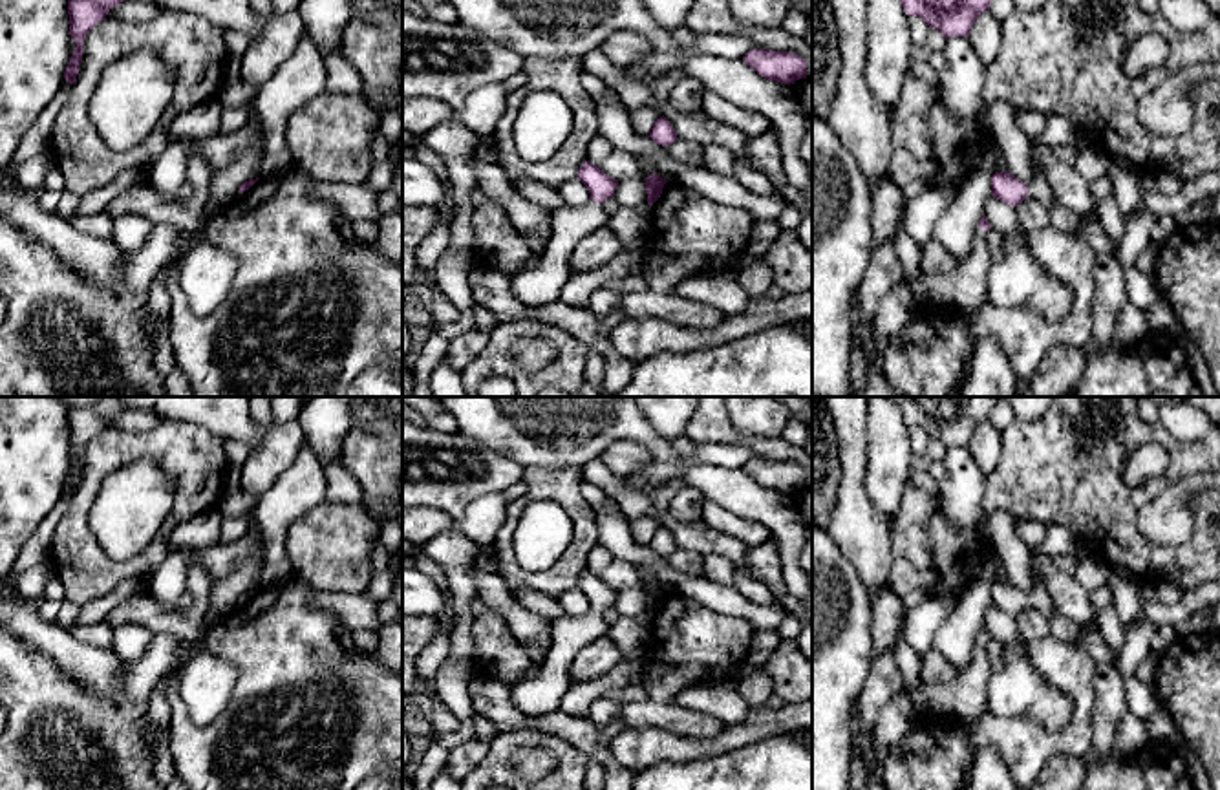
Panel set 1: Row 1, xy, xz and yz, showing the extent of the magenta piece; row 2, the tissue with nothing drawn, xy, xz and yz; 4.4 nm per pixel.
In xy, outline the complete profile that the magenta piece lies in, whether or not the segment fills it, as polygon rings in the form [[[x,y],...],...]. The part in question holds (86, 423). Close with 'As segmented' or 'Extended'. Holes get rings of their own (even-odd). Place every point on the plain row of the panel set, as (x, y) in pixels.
[[[104,397],[97,404],[91,404],[82,410],[68,411],[70,444],[75,448],[75,454],[77,454],[77,457],[66,475],[66,481],[64,481],[64,488],[70,494],[75,494],[77,485],[80,481],[86,444],[99,432],[106,430],[106,424],[112,417],[117,417],[121,411],[126,411],[126,410],[128,408],[115,397]]]. As segmented

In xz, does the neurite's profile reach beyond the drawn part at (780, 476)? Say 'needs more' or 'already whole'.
already whole

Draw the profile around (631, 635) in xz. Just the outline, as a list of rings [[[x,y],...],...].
[[[642,614],[638,618],[618,616],[618,620],[607,627],[605,636],[615,642],[626,660],[638,658],[649,647],[649,614]]]

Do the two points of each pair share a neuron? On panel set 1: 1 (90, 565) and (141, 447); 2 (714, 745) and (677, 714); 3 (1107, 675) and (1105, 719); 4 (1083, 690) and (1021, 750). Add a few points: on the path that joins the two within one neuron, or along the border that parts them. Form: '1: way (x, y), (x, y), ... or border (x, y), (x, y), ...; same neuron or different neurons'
1: way (79, 531), (79, 503), (92, 476), (107, 461); same neuron
2: border (727, 726), (710, 737), (681, 737), (663, 730); different neurons
3: way (1107, 686), (1107, 708); same neuron
4: way (1081, 714), (1081, 723), (1061, 743), (1045, 745); same neuron

